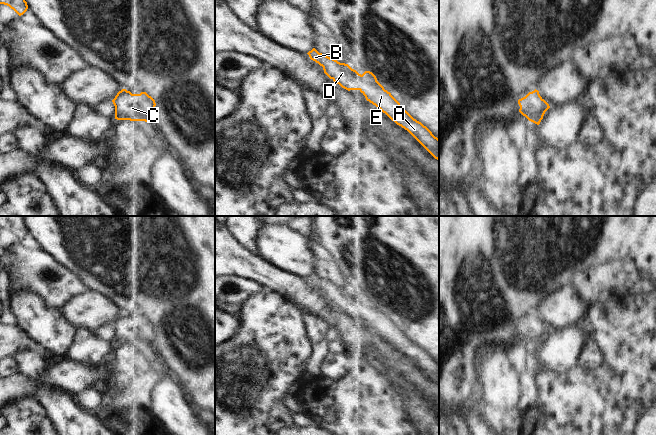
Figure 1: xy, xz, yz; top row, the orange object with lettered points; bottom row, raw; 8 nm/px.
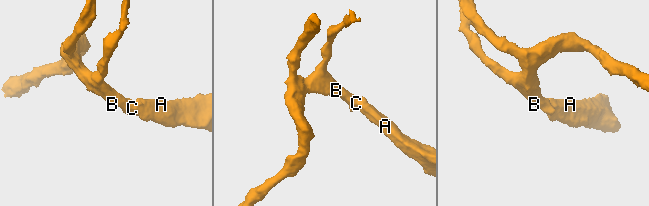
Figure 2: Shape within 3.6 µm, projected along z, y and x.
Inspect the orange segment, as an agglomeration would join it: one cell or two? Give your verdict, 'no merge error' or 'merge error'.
no merge error

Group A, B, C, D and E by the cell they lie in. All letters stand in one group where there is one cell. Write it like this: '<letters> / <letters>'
A B C D E

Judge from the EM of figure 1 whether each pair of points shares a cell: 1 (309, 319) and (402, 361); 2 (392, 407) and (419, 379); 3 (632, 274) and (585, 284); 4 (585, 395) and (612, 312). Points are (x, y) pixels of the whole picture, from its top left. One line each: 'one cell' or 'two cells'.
1: two cells
2: two cells
3: one cell
4: one cell

